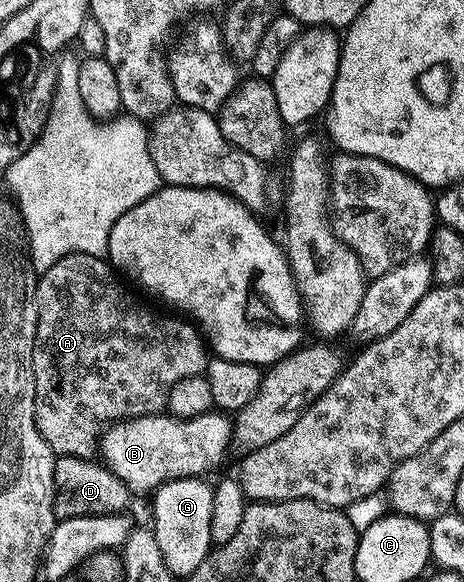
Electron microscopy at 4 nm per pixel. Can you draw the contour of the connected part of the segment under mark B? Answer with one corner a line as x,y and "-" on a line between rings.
218,410
187,420
169,414
141,416
111,425
101,438
100,456
106,467
122,479
131,493
150,494
170,480
182,480
185,476
205,477
205,472
225,462
230,442
234,439
231,417

